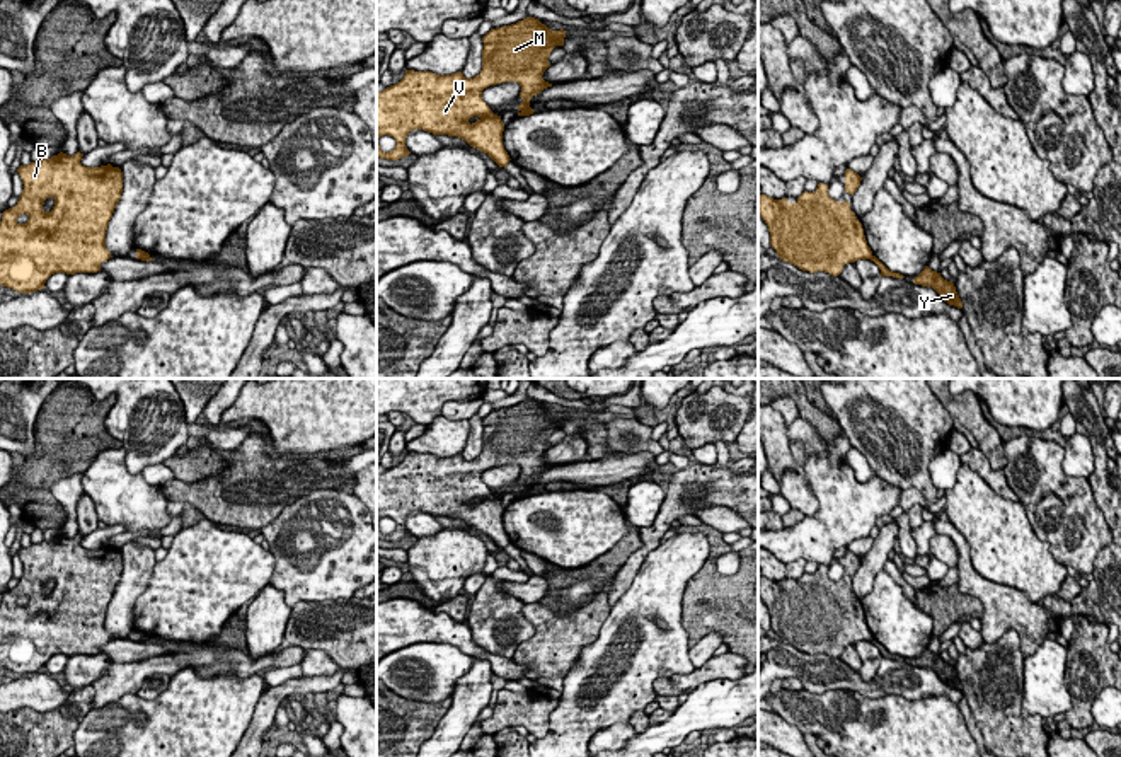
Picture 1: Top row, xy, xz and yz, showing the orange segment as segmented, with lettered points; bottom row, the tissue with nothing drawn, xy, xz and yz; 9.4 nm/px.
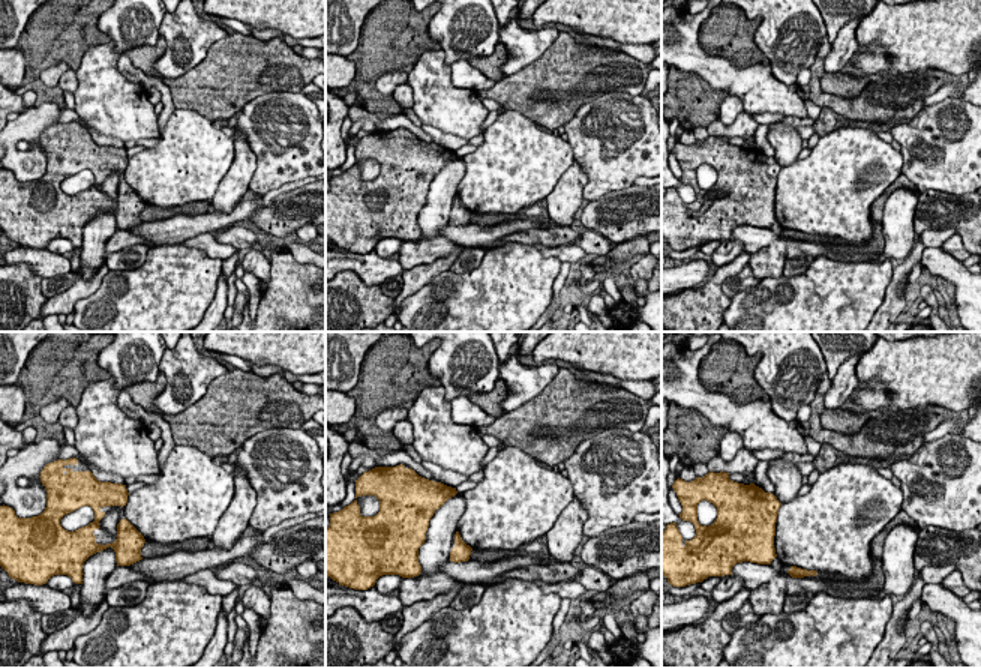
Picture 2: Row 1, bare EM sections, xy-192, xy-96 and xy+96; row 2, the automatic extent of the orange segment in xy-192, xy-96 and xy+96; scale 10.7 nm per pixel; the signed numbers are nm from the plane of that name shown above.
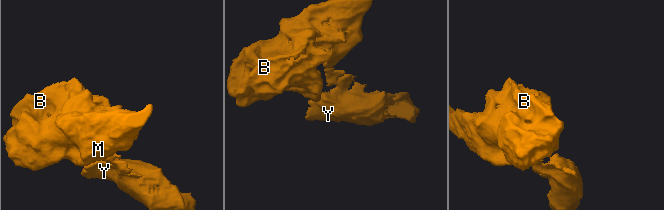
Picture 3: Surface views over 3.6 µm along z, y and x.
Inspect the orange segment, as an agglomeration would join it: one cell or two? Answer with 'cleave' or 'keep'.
cleave

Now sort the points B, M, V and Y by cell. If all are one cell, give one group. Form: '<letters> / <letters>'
B M V / Y

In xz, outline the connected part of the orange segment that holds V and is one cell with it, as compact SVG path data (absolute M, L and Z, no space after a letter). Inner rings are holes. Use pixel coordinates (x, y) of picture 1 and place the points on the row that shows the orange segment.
M526 17L511 26L491 29L484 38L482 70L474 78L465 78L462 72L451 75L436 75L433 72L405 70L404 78L377 92L377 155L387 160L399 160L411 152L405 147L405 138L412 130L428 133L458 136L470 147L487 153L499 167L511 160L503 145L504 124L501 116L494 114L482 101L482 90L489 85L503 82L518 82L521 87L520 97L523 102L518 111L530 107L530 99L540 94L552 84L542 78L550 66L549 56L555 46L564 46L566 31L552 31L535 17ZM394 136L397 145L390 152L383 152L378 138Z

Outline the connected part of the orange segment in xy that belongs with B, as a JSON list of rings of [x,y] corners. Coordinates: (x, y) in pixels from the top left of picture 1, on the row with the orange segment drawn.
[[[60,152],[51,159],[31,162],[17,169],[24,189],[15,206],[2,213],[0,222],[0,285],[20,293],[44,288],[55,273],[97,273],[111,252],[106,249],[106,230],[123,193],[123,172],[111,164],[85,167],[80,164],[83,153],[66,155]]]

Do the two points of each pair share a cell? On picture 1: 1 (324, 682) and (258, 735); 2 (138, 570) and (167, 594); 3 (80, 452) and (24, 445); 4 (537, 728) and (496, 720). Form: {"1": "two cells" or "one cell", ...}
{"1": "one cell", "2": "two cells", "3": "two cells", "4": "one cell"}

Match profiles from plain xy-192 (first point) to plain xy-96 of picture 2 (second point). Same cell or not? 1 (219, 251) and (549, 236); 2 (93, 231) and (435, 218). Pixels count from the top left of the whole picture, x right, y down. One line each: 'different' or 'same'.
1: different
2: same

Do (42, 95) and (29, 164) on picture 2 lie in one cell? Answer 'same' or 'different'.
different

